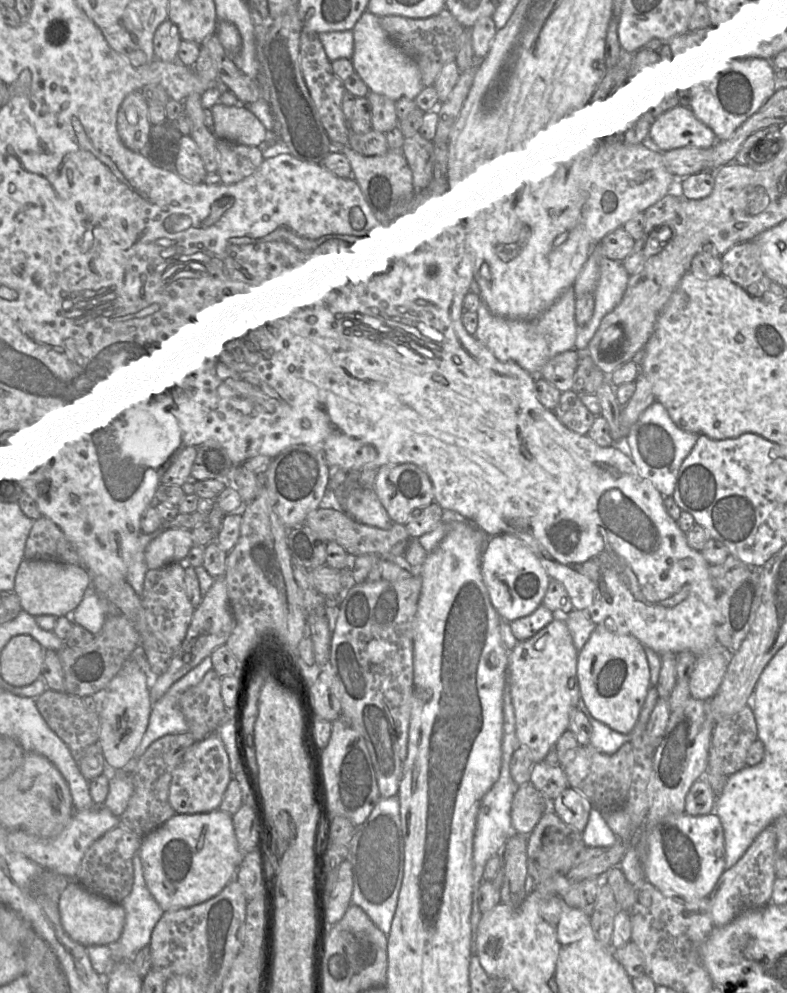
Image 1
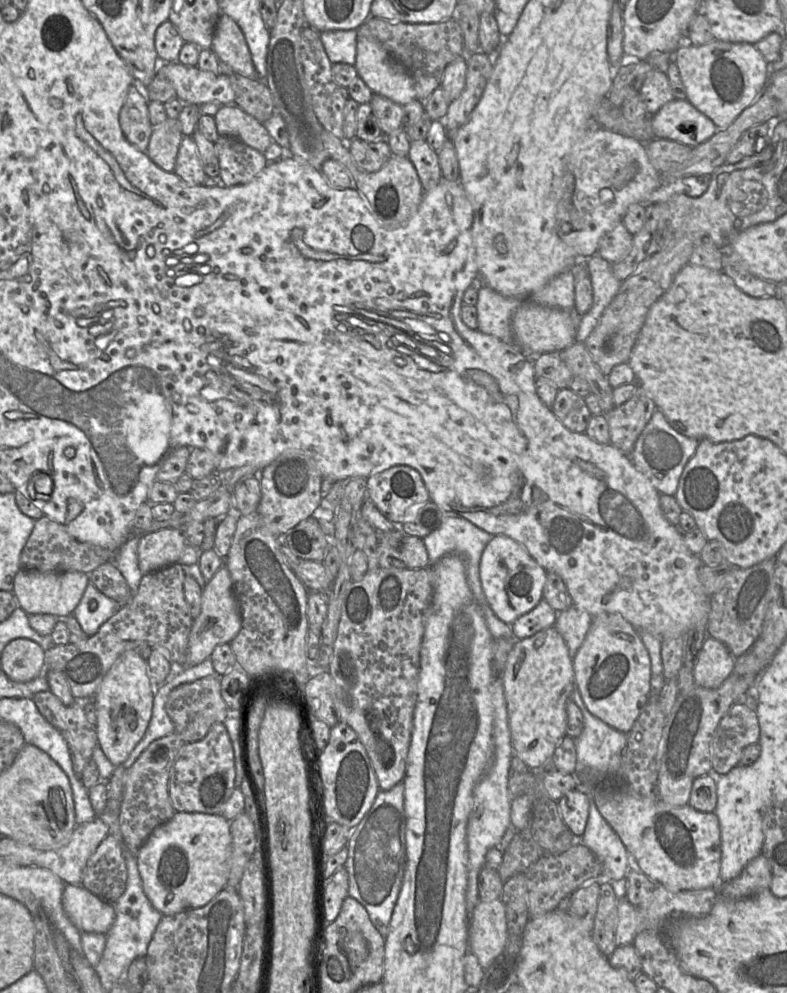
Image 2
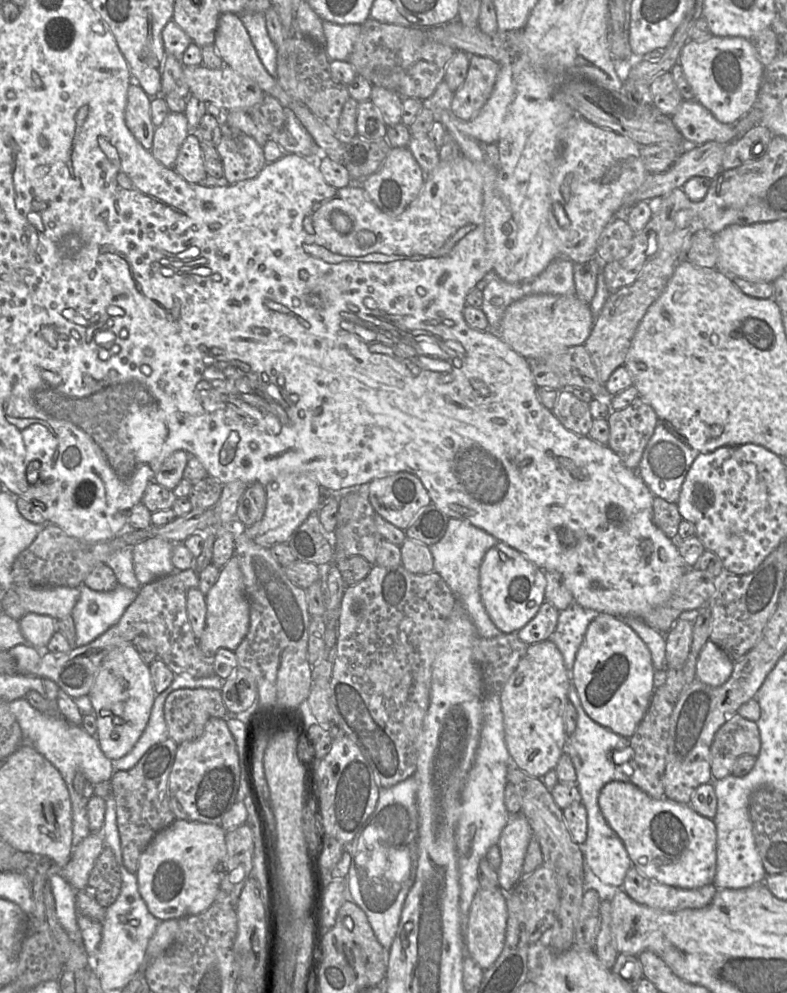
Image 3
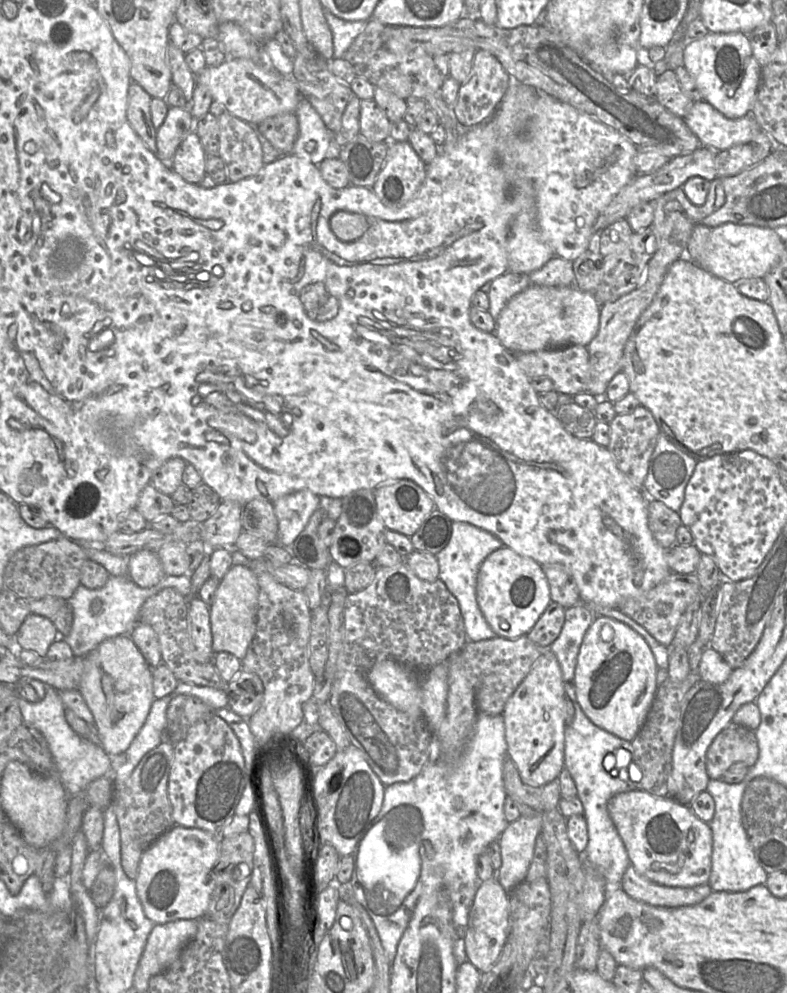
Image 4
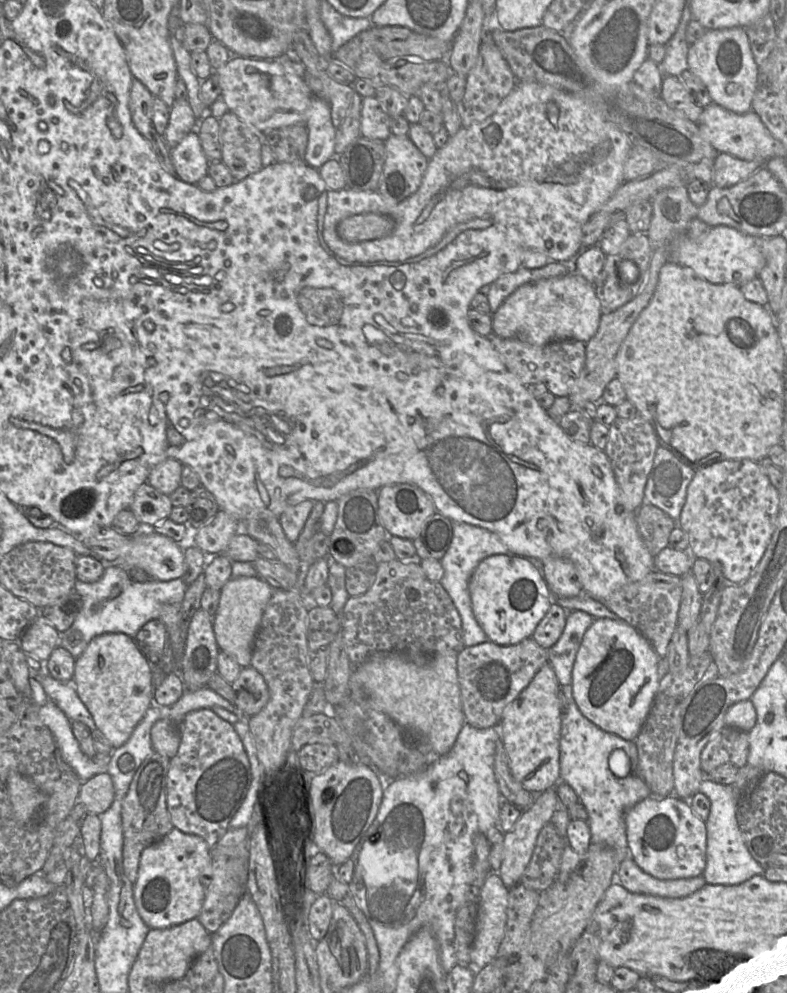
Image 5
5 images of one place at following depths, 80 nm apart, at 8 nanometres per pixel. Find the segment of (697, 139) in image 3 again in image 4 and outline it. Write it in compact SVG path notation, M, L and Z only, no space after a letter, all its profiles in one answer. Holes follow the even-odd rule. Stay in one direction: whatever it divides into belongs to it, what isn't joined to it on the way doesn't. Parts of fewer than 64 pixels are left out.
M705 101L693 102L684 121L702 146L714 151L748 143L762 131L751 114L728 119Z

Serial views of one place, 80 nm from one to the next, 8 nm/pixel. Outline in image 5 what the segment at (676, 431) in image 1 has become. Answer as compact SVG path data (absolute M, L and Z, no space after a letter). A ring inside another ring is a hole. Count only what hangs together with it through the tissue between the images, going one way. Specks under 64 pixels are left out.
M660 445L645 486L645 503L658 507L678 525L687 488L695 472Z

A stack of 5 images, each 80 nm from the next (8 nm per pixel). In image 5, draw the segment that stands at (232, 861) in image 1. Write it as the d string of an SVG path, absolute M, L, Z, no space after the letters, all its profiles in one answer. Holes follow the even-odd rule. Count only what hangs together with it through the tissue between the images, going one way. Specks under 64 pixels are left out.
M175 827L145 848L134 883L134 902L145 924L151 929L163 929L197 918L205 897L203 878L209 878L210 864L211 849L207 842Z

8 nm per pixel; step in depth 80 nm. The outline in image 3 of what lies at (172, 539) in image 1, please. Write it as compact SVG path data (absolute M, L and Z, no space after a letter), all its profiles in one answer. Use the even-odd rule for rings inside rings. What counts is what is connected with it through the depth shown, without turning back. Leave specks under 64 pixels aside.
M149 537L132 550L133 568L140 585L148 584L175 571L172 564L174 544L161 537Z

